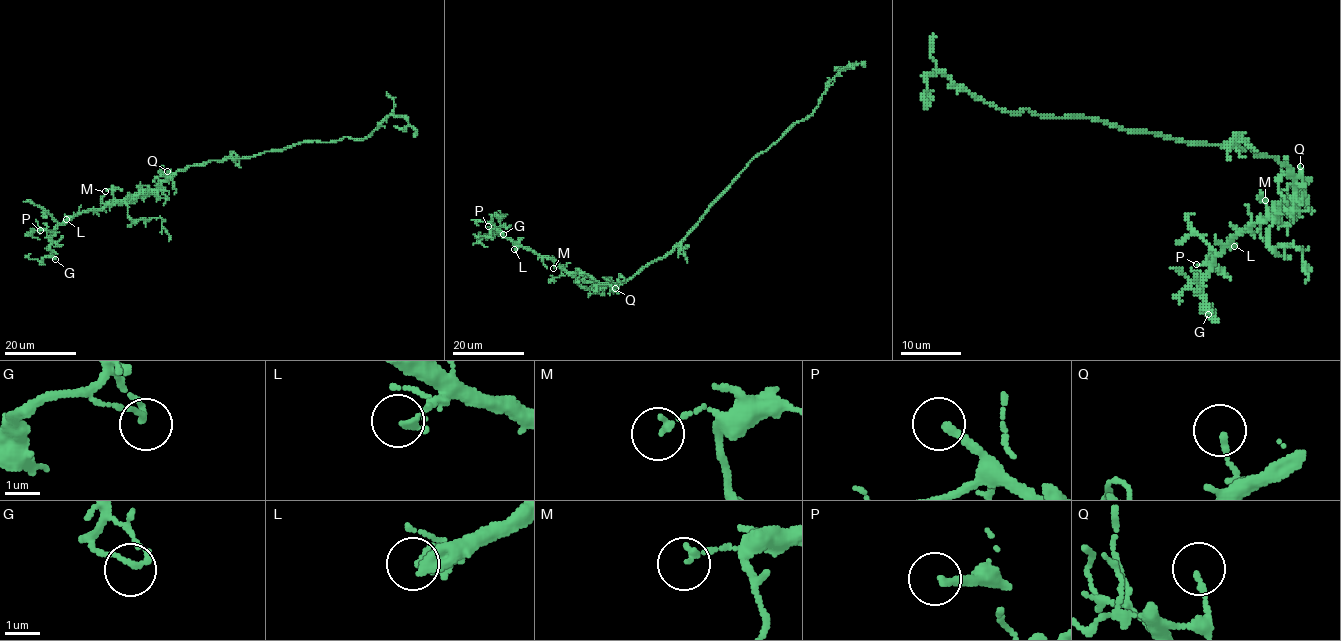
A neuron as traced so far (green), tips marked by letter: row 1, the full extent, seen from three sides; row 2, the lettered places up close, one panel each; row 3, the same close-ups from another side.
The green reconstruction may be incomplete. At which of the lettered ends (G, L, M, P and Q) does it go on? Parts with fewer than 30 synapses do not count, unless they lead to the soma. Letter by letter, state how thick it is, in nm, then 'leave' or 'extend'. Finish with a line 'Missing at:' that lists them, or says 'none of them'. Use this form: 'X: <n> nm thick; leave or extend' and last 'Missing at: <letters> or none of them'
G: 120 nm thick; leave
L: 160 nm thick; leave
M: 160 nm thick; leave
P: 240 nm thick; extend
Q: 140 nm thick; leave
Missing at: P

